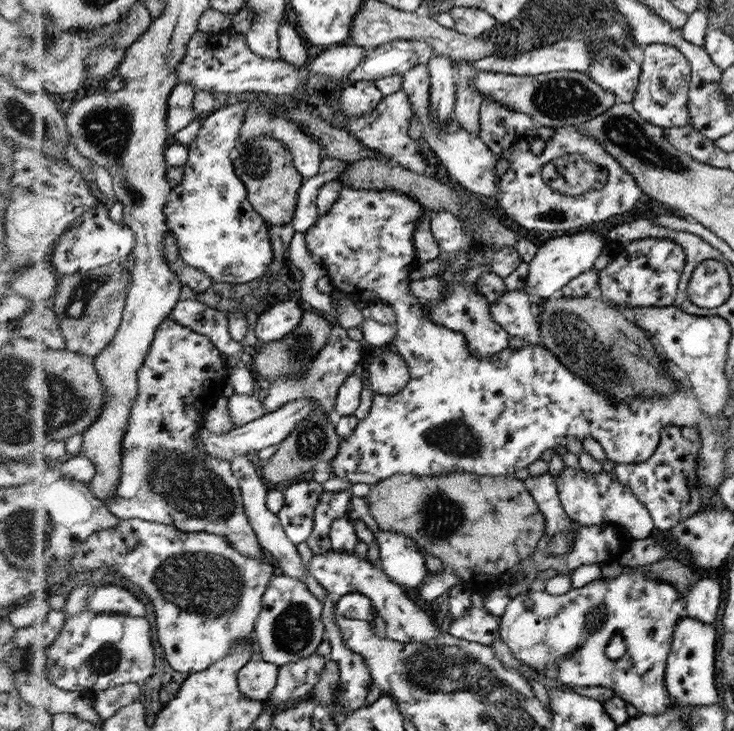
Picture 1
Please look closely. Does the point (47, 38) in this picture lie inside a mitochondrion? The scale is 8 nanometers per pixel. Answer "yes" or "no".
yes

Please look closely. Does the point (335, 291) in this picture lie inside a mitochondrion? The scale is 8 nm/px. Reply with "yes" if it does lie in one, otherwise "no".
no

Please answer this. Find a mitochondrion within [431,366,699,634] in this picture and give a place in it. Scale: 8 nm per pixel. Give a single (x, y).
(654, 621)

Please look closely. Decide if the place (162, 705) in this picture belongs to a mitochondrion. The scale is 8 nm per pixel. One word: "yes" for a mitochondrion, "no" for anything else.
no

